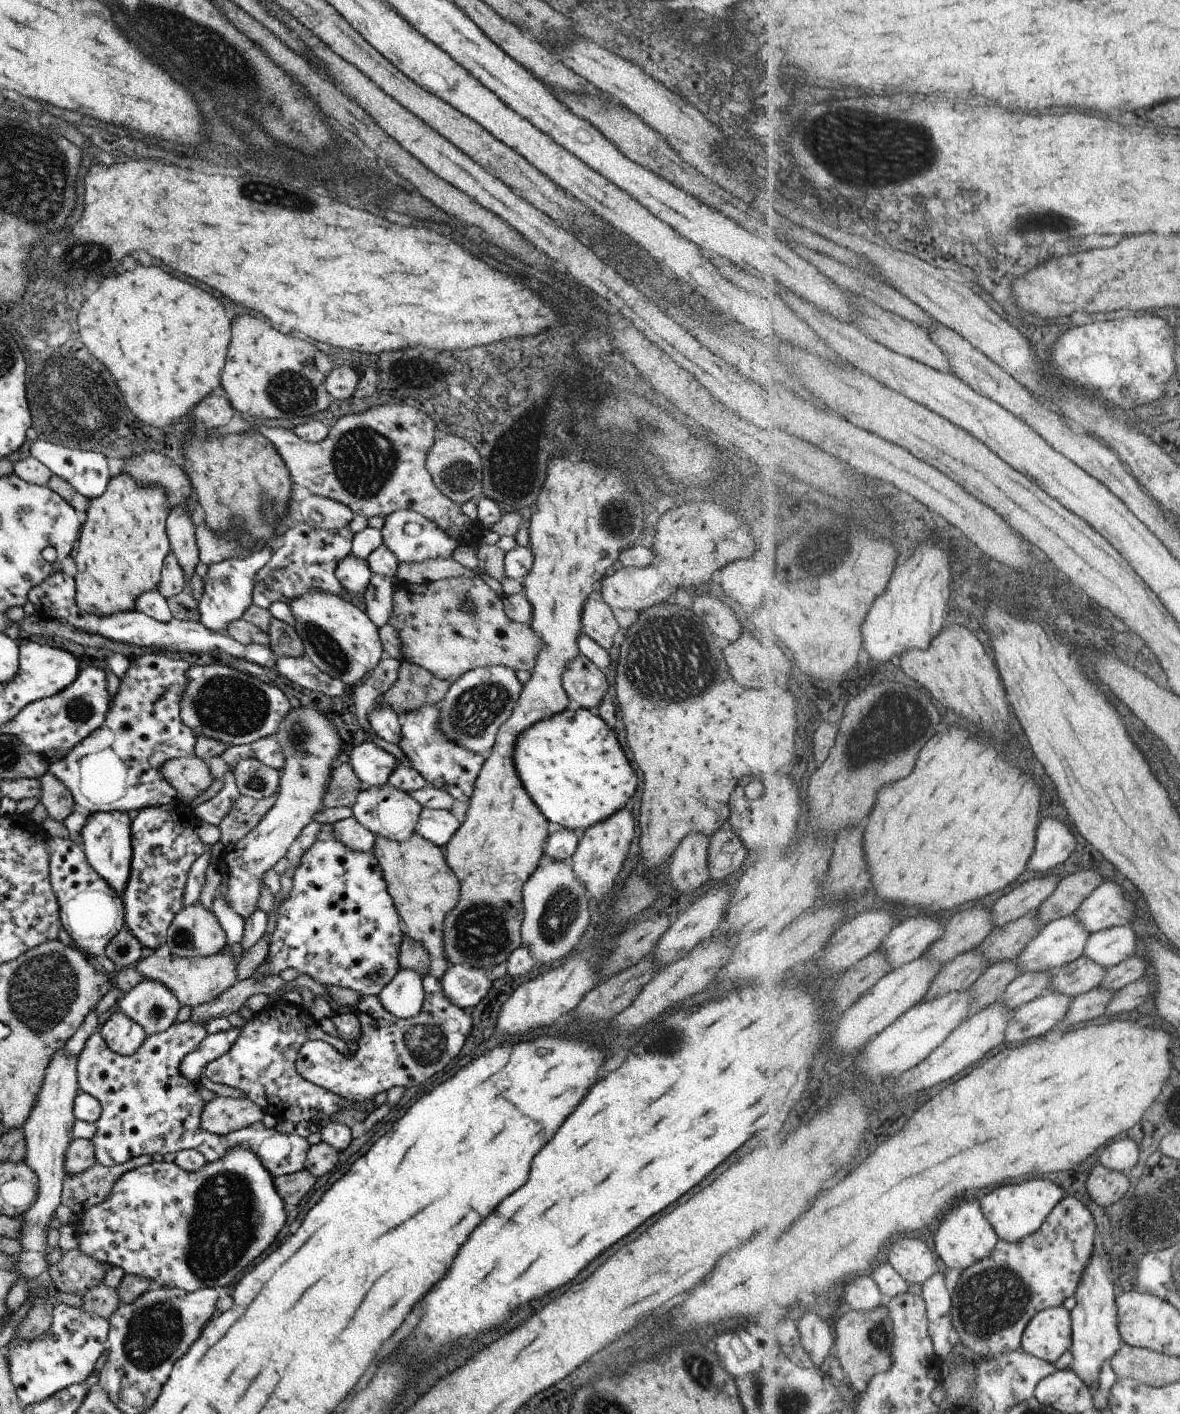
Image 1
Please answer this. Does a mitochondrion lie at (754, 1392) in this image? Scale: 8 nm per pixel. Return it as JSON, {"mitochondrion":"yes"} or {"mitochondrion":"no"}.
{"mitochondrion":"yes"}

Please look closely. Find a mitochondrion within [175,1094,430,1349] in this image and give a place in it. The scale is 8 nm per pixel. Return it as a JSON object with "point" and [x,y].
{"point":[224,1224]}

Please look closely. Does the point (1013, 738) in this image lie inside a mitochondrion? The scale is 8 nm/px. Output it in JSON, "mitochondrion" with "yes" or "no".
{"mitochondrion":"no"}

